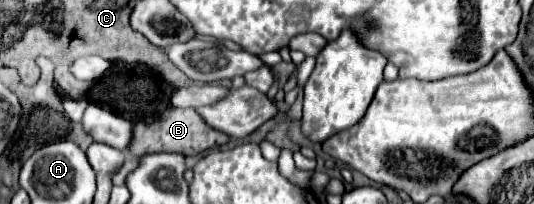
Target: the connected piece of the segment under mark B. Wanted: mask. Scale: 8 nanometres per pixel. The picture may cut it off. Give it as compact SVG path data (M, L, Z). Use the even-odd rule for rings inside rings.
M168 107L164 111L164 115L146 125L142 121L136 121L132 123L134 125L134 131L132 131L132 141L128 145L128 153L133 155L133 160L127 160L120 168L120 170L112 177L112 183L114 186L120 186L125 184L126 177L130 171L133 171L138 165L138 159L146 153L156 153L156 151L174 151L174 153L182 153L182 155L198 155L206 149L212 149L212 147L220 147L224 143L228 143L228 137L216 129L210 129L206 125L206 121L202 121L202 117L198 117L198 113L194 109L176 109L176 107Z

